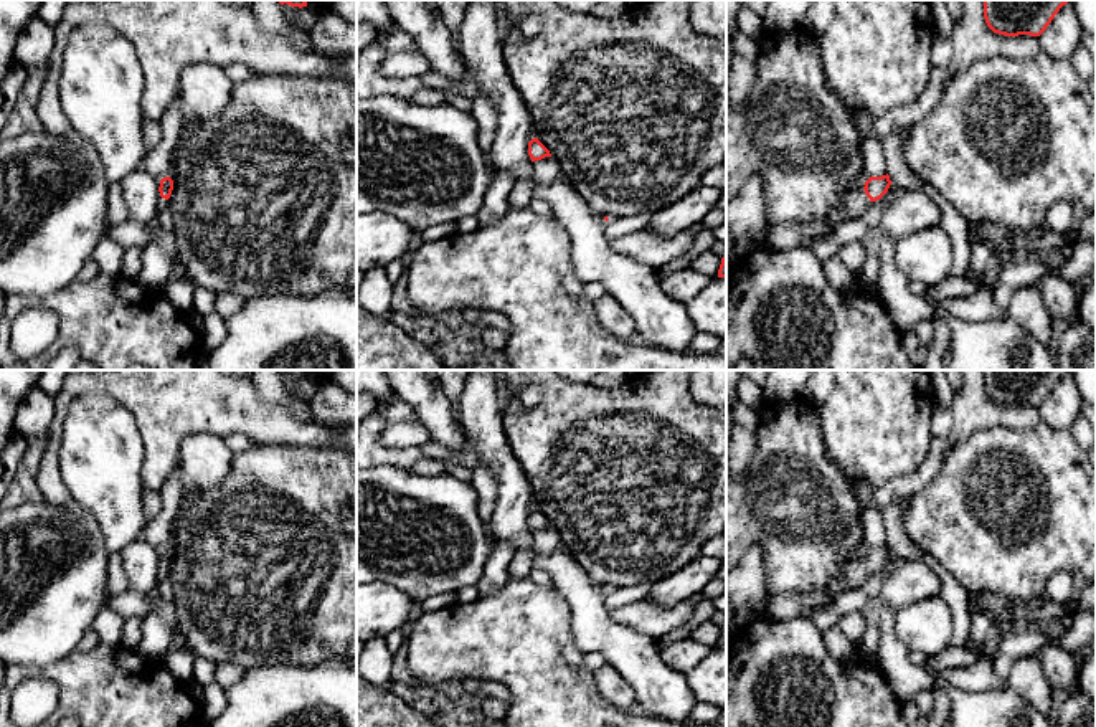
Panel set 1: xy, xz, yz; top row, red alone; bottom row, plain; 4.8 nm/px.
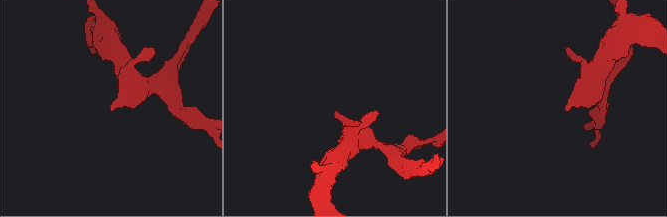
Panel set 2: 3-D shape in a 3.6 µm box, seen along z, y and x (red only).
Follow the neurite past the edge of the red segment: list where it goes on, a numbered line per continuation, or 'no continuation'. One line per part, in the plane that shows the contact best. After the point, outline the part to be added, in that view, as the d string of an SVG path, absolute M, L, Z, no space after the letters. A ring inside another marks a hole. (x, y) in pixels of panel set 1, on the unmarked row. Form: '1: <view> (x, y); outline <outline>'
1: yz (781, 607); outline M865 560L847 565L832 582L812 593L774 595L769 598L764 615L776 620L789 620L799 616L804 608L820 610L829 606L839 595L862 588L872 572Z

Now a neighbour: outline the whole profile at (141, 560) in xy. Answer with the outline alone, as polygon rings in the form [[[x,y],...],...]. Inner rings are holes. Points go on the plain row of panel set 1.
[[[144,537],[130,542],[120,552],[124,570],[132,592],[149,595],[158,587],[160,550],[152,547]]]

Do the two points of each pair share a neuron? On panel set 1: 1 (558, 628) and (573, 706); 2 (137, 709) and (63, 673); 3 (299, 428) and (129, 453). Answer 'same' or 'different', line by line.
1: same
2: same
3: different

